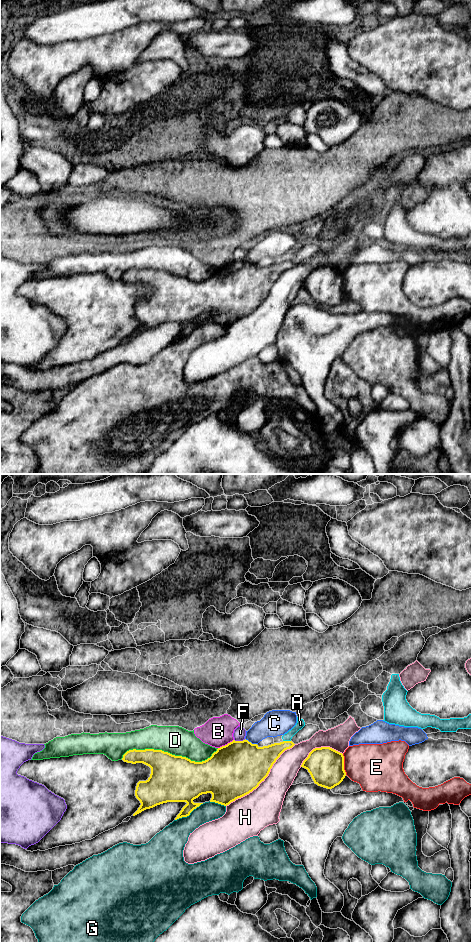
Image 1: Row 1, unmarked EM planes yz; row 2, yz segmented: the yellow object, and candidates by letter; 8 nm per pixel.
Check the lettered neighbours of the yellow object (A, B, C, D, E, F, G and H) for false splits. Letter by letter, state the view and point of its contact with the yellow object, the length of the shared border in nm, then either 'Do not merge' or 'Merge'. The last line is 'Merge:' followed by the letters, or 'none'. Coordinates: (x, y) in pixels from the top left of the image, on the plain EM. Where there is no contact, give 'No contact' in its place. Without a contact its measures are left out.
A: Touches yellow at yz (287, 261). Shared border 60 nm. Merge
B: Touches yellow at yz (225, 265). Shared border 150 nm. Do not merge
C: Touches yellow at yz (250, 262). Shared border 110 nm. Do not merge
D: Touches yellow at yz (169, 273). Shared border 800 nm. Do not merge
E: Touches yellow at yz (343, 284). Shared border 170 nm. Do not merge
F: Touches yellow at yz (239, 261). Shared border 100 nm. Do not merge
G: Touches yellow at yz (189, 334). Shared border 280 nm. Do not merge
H: Touches yellow at yz (264, 298). Shared border 750 nm. Do not merge
Merge: A

